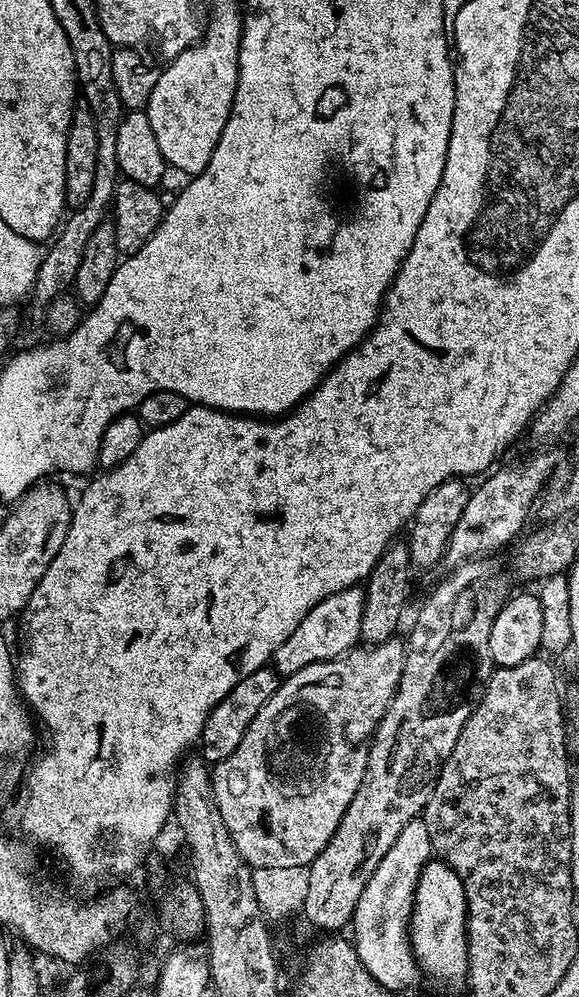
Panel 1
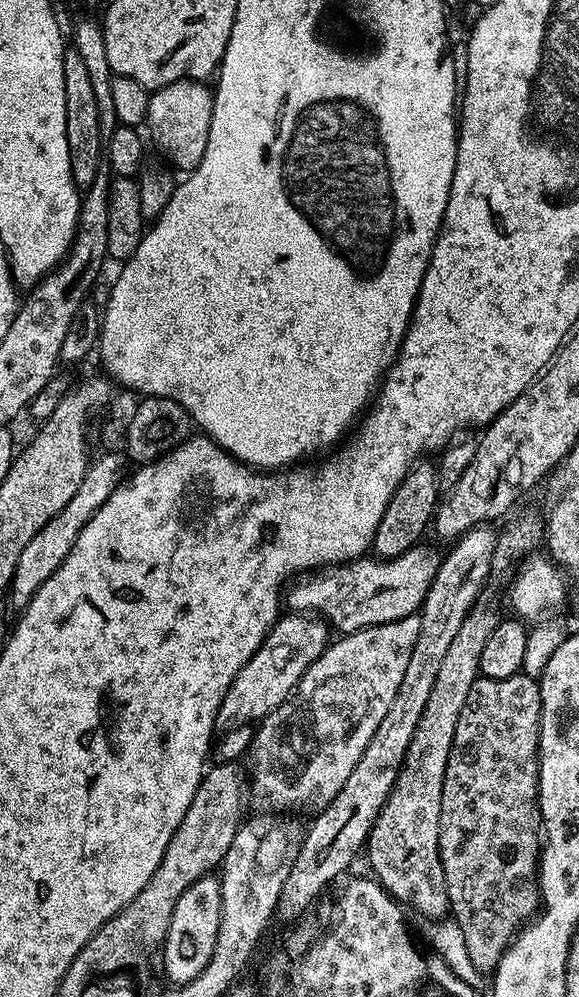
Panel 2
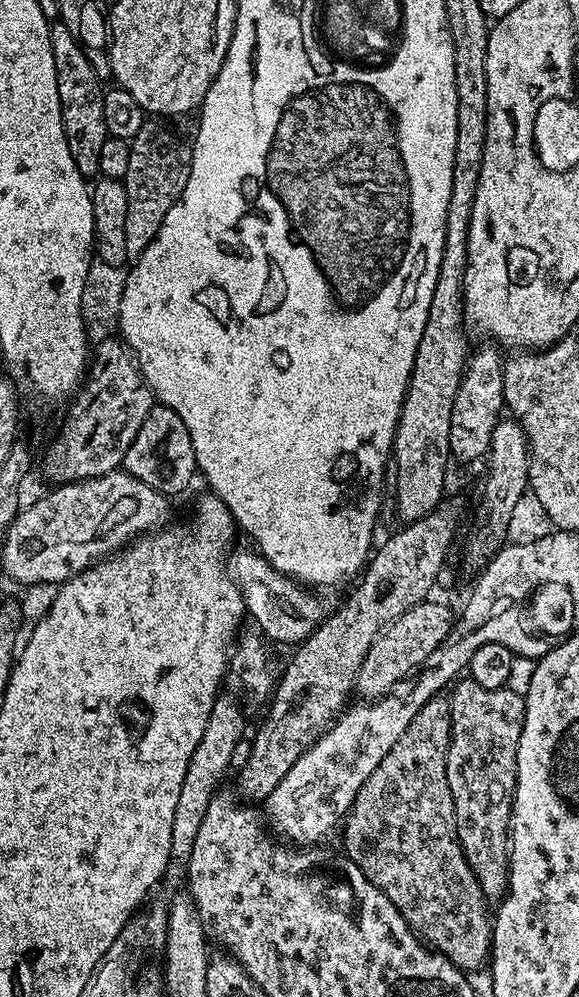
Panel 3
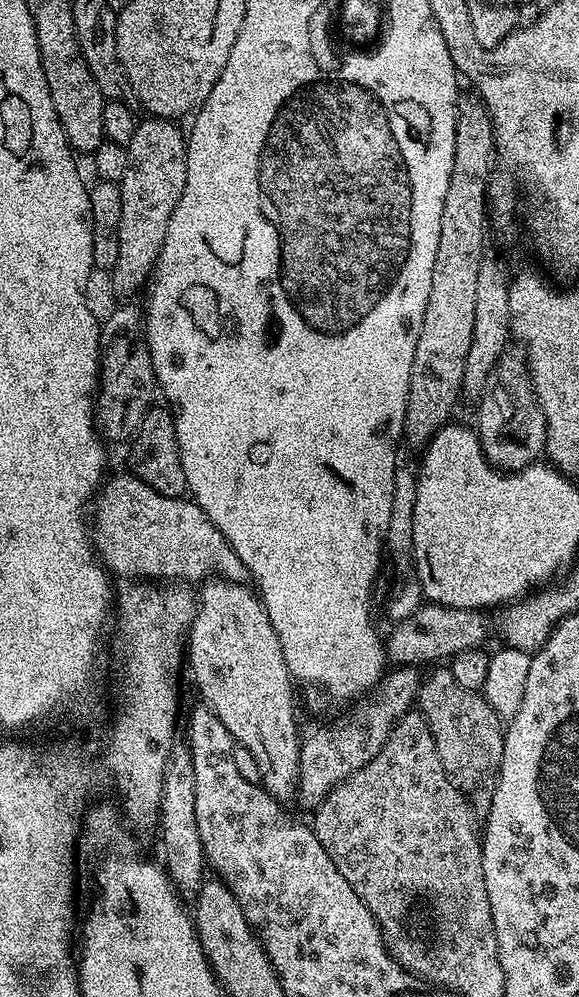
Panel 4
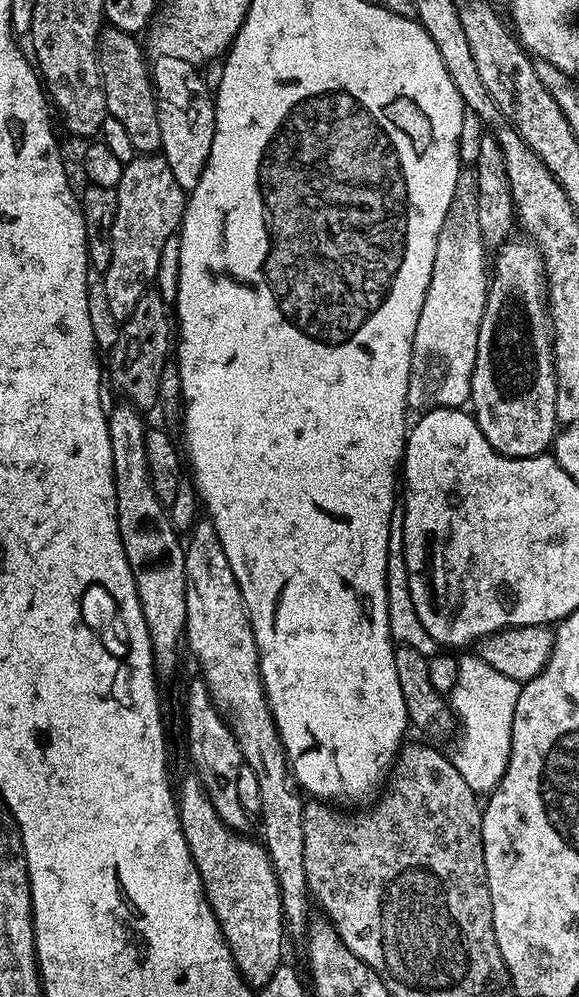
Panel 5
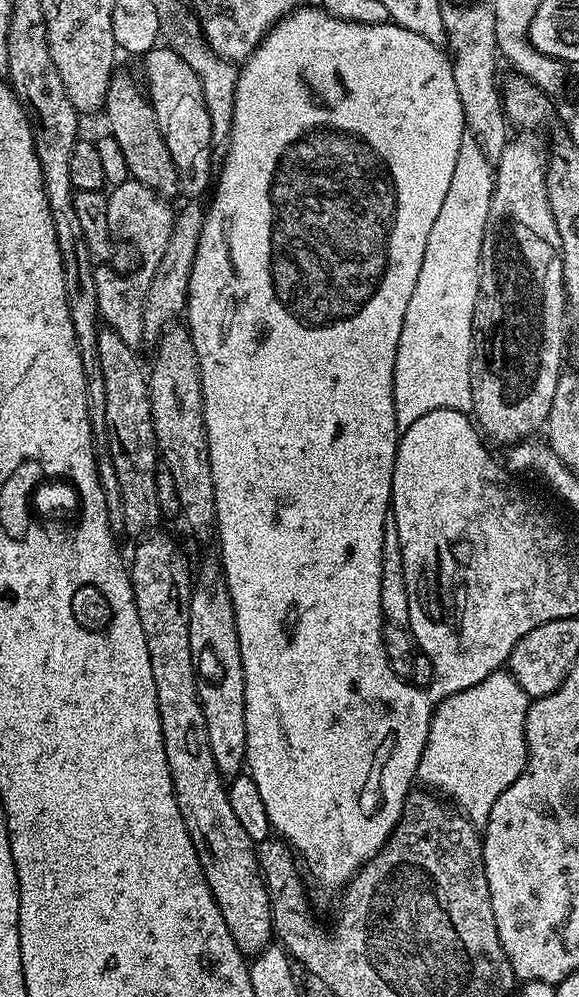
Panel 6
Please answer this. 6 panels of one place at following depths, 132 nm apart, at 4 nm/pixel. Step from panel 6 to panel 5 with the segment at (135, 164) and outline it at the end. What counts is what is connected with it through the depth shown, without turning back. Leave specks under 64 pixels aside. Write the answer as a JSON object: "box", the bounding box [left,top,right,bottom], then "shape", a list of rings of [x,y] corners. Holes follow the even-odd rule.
{"box":[96,26,160,154],"shape":[[[111,26],[100,30],[100,40],[96,44],[96,61],[100,63],[100,85],[104,87],[104,97],[108,114],[122,122],[130,143],[137,154],[156,154],[160,149],[159,106],[156,90],[150,75],[150,64],[144,61],[145,49],[135,35]]]}

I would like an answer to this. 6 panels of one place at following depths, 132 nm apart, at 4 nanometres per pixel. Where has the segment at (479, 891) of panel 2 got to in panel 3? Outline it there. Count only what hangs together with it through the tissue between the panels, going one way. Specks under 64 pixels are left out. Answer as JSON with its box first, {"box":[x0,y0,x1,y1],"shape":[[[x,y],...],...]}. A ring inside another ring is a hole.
{"box":[446,678,524,902],"shape":[[[471,678],[457,679],[451,685],[451,692],[448,705],[452,711],[452,737],[446,758],[446,778],[454,798],[456,839],[482,894],[496,902],[508,890],[508,826],[512,823],[512,795],[516,789],[516,755],[524,721],[524,698],[507,686],[486,690],[486,686],[478,686]]]}

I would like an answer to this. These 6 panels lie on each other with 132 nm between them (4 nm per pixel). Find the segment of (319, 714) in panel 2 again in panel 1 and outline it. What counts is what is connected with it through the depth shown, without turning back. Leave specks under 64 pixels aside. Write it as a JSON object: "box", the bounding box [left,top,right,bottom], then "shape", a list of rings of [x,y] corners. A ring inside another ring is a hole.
{"box":[211,638,405,869],"shape":[[[393,638],[381,644],[357,646],[344,656],[311,664],[279,681],[276,693],[268,699],[266,706],[262,706],[262,710],[258,710],[258,714],[254,714],[254,722],[250,722],[250,726],[246,730],[242,742],[238,742],[234,754],[218,761],[211,769],[212,789],[214,790],[214,798],[218,802],[218,810],[222,812],[222,822],[226,822],[226,830],[230,830],[230,838],[245,864],[253,869],[260,867],[300,867],[307,869],[308,865],[314,862],[314,858],[318,858],[318,854],[322,854],[326,842],[330,842],[334,830],[338,830],[354,794],[358,794],[358,786],[362,786],[362,778],[366,774],[366,762],[368,761],[368,746],[372,742],[372,735],[376,733],[376,728],[382,722],[382,718],[394,698],[398,682],[402,679],[405,662],[405,641],[400,638]]]}

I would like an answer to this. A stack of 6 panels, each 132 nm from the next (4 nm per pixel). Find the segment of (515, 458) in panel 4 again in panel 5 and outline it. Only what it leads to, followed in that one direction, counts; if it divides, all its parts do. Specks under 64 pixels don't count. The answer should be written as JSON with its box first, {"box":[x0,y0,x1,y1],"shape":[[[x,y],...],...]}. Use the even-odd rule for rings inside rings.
{"box":[470,238,558,458],"shape":[[[520,238],[524,240],[509,239],[507,244],[503,244],[495,253],[494,263],[490,268],[490,279],[488,282],[488,297],[486,298],[486,306],[482,314],[482,322],[478,330],[478,347],[476,348],[476,361],[474,362],[474,370],[472,371],[472,398],[470,401],[470,411],[476,417],[476,425],[482,430],[482,434],[486,438],[486,442],[490,442],[490,446],[494,446],[496,452],[501,452],[503,456],[513,456],[514,458],[530,458],[531,456],[543,456],[553,447],[554,441],[558,435],[558,421],[556,418],[556,360],[552,357],[552,319],[548,313],[548,278],[544,275],[544,260],[540,257],[540,252],[532,243],[531,239]]]}

